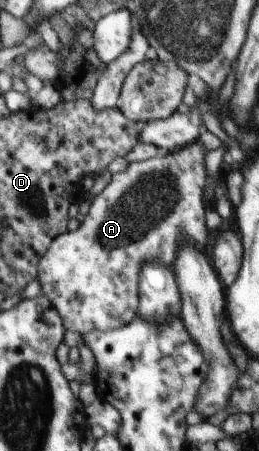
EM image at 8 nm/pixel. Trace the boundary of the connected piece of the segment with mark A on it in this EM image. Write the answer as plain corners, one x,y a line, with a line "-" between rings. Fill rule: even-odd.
198,139
192,144
176,149
174,152
163,152
149,160
129,163
124,171
112,174
110,183
93,199
90,209
78,229
75,231
68,231
54,238
54,241
52,241
50,247
46,250
46,253
39,261
37,279
41,283
43,293
48,296
52,305
61,315
66,330
79,331
81,334
86,334
92,330
105,332
128,325
135,318
137,313
139,306
139,275
142,266
146,262
158,262
159,264
164,264
172,269
174,260
177,256
179,244
181,243
181,240
184,239
190,239
194,245
198,245
198,249
204,251
204,247
206,247
206,243
208,243
206,205
204,205
204,191
206,191
206,169
204,169
204,157
206,157
207,153
208,150
206,150
202,142

